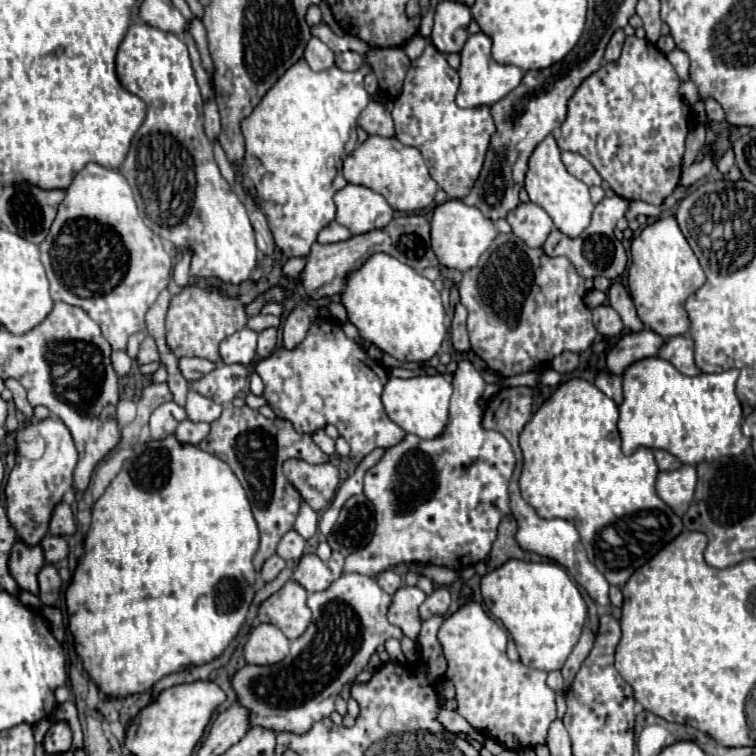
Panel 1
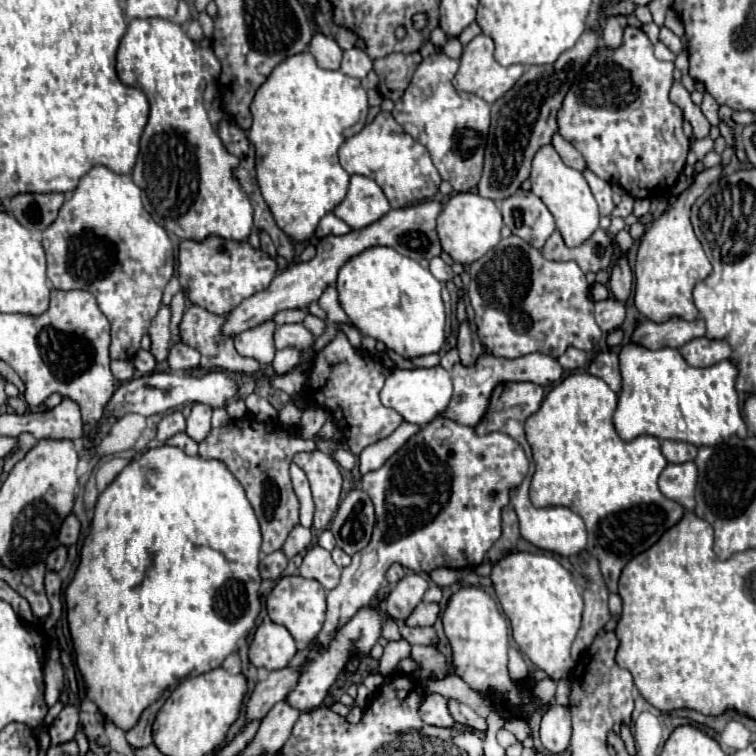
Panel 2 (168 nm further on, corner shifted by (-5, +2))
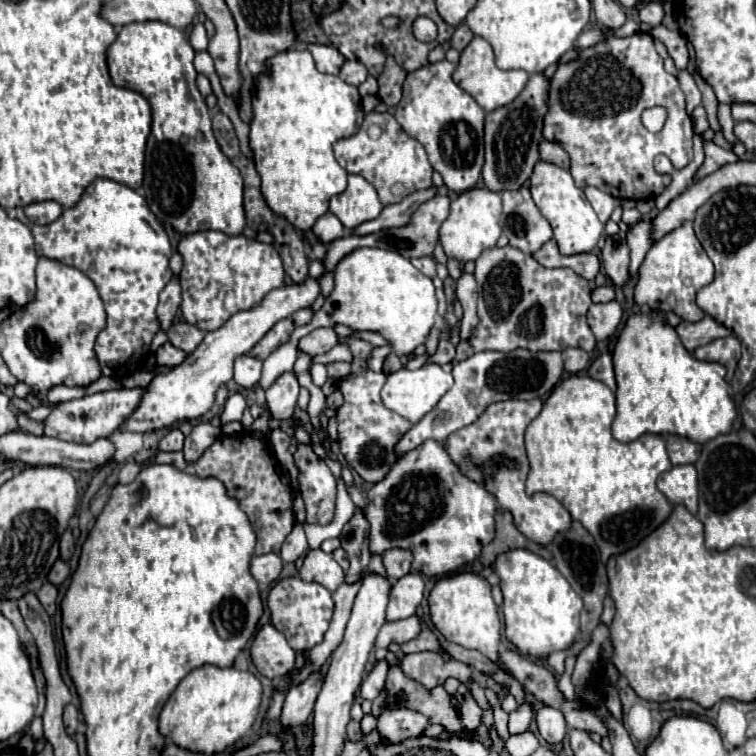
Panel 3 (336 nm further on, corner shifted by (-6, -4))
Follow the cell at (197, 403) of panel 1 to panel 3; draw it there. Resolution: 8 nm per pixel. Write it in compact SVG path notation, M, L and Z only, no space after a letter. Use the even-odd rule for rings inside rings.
M197 423L191 431L191 435L185 437L185 447L183 447L183 453L185 453L185 459L189 463L197 461L203 451L215 443L215 439L221 435L221 429L215 425L215 423Z

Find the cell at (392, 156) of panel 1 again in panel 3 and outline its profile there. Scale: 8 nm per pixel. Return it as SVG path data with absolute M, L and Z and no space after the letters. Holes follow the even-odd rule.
M367 113L361 129L347 139L339 139L333 149L337 163L347 173L355 173L367 179L377 189L383 205L399 203L409 193L429 189L433 185L433 169L427 161L425 147L419 141L411 139L389 113Z

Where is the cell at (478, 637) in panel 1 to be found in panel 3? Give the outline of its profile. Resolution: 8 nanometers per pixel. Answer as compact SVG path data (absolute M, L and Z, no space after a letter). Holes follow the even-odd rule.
M469 571L439 579L429 595L429 613L433 625L447 641L453 641L465 649L475 649L493 663L499 661L499 645L501 645L499 609L491 597L491 587L485 579Z

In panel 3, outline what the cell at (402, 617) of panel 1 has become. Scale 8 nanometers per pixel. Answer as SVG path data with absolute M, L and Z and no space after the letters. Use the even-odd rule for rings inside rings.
M409 573L401 577L389 595L387 605L387 621L399 621L399 611L415 611L417 605L423 601L425 583L419 573Z

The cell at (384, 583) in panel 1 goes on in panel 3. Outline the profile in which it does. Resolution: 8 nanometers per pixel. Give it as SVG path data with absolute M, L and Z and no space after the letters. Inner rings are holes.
M391 549L383 555L383 565L387 569L387 575L391 581L397 581L411 573L411 553L403 549Z

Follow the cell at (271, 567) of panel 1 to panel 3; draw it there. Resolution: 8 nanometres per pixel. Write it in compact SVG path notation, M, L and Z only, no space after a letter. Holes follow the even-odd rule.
M277 553L253 555L253 559L251 559L251 573L257 583L271 585L273 581L279 579L281 571L283 571L283 561Z

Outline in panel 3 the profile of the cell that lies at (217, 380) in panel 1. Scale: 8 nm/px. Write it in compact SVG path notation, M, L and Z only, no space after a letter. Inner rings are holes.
M135 387L135 389L117 389L117 391L101 391L95 395L85 395L81 399L73 399L67 403L59 403L53 407L49 417L43 421L45 423L45 435L47 437L57 437L63 441L71 443L83 443L89 445L97 439L113 435L139 407L143 395L147 389Z

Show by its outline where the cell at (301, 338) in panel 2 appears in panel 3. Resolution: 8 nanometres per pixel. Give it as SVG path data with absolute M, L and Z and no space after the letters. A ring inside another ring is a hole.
M321 327L321 329L315 329L309 335L301 337L299 351L309 357L315 357L319 353L327 353L335 345L337 345L337 333L329 327Z

